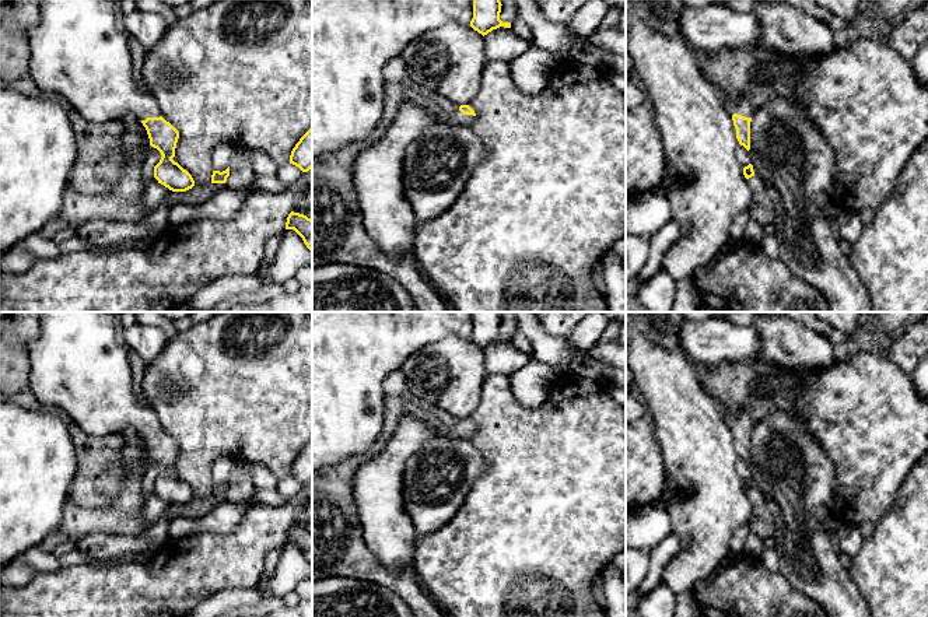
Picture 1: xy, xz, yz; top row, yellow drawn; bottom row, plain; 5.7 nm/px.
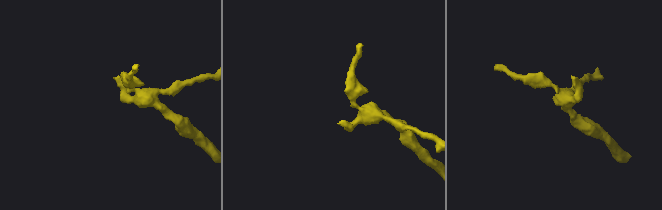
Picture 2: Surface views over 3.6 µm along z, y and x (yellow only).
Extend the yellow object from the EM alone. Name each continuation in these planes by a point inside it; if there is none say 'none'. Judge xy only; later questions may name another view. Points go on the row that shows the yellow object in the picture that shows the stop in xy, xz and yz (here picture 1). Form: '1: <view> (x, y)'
1: xy (79, 51)

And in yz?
1: yz (745, 108)

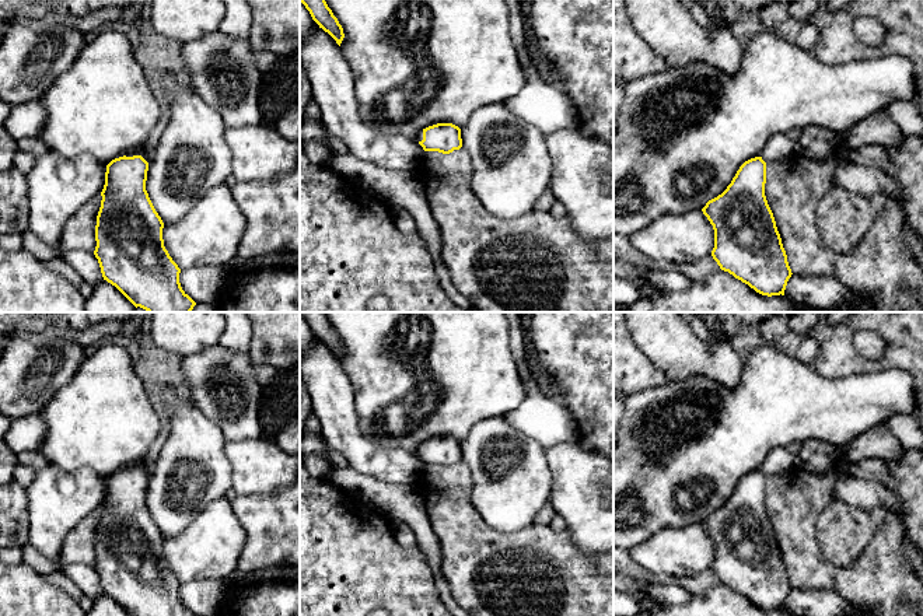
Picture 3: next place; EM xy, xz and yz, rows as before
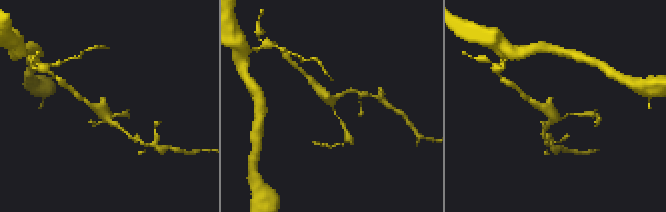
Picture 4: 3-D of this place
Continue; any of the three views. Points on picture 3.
none

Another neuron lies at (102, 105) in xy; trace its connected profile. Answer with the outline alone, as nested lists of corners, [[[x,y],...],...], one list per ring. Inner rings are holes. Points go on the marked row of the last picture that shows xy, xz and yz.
[[[112,28],[87,42],[71,67],[36,101],[46,112],[39,137],[63,157],[92,155],[102,164],[141,147],[160,119],[161,102],[137,63],[126,34]]]

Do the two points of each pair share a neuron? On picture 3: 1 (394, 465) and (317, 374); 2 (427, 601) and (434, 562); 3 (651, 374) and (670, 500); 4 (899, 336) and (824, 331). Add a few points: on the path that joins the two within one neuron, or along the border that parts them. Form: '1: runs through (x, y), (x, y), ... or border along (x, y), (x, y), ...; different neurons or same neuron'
1: runs through (367, 452), (339, 424), (332, 401); same neuron
2: border along (416, 545), (433, 576); different neurons
3: border along (665, 381), (628, 395); different neurons
4: runs through (881, 326), (849, 326), (842, 331); same neuron

